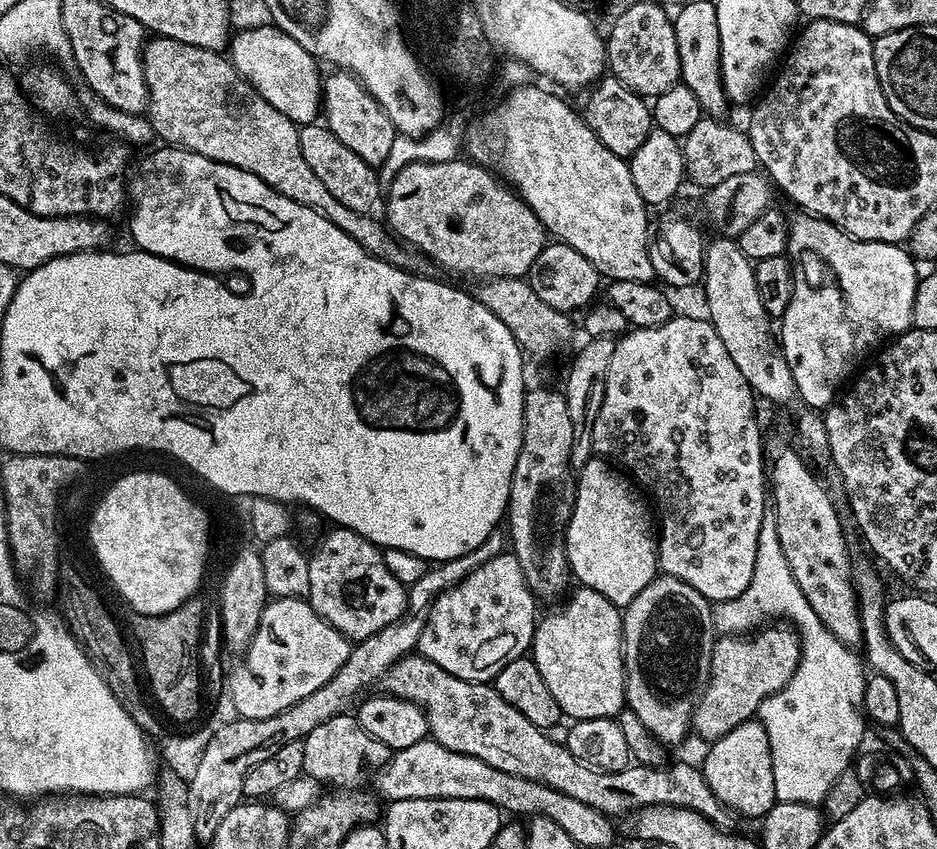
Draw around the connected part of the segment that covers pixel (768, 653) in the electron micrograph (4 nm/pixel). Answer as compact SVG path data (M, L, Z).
M776 622L751 634L721 635L712 647L708 684L692 711L691 731L697 732L705 742L730 734L734 726L759 713L767 696L788 685L799 661L800 634L787 622Z

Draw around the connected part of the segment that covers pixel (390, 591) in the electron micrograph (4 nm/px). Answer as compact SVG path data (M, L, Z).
M336 526L331 530L333 532L326 533L324 541L322 541L316 549L311 549L308 558L308 565L310 566L310 590L308 591L306 599L309 606L311 606L323 620L330 622L330 626L337 628L343 636L348 637L349 641L359 642L366 638L370 638L374 634L378 634L383 630L383 628L390 626L394 622L398 622L398 618L402 618L402 614L406 609L408 609L408 588L402 582L398 582L398 578L394 578L394 574L390 574L390 570L386 567L386 562L384 561L383 551L381 551L377 545L371 544L366 538L362 538L362 534L358 534L349 528Z

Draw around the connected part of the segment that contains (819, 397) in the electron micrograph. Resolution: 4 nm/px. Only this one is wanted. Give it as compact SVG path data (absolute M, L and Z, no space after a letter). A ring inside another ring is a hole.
M793 215L788 226L786 253L792 262L792 293L790 306L786 306L778 324L778 339L790 366L790 374L794 374L795 395L801 396L808 403L805 405L809 409L824 410L837 399L846 381L861 367L860 359L867 354L868 348L879 349L885 342L913 327L912 307L918 283L917 261L913 253L900 244L855 240L836 224L820 216L796 215L800 216Z

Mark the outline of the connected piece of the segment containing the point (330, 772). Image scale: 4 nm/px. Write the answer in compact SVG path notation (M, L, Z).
M345 714L330 718L330 722L322 722L304 741L304 775L312 776L324 786L337 784L340 788L348 788L351 784L360 784L364 779L378 773L387 763L390 750L378 738L366 734L357 722L355 715Z

